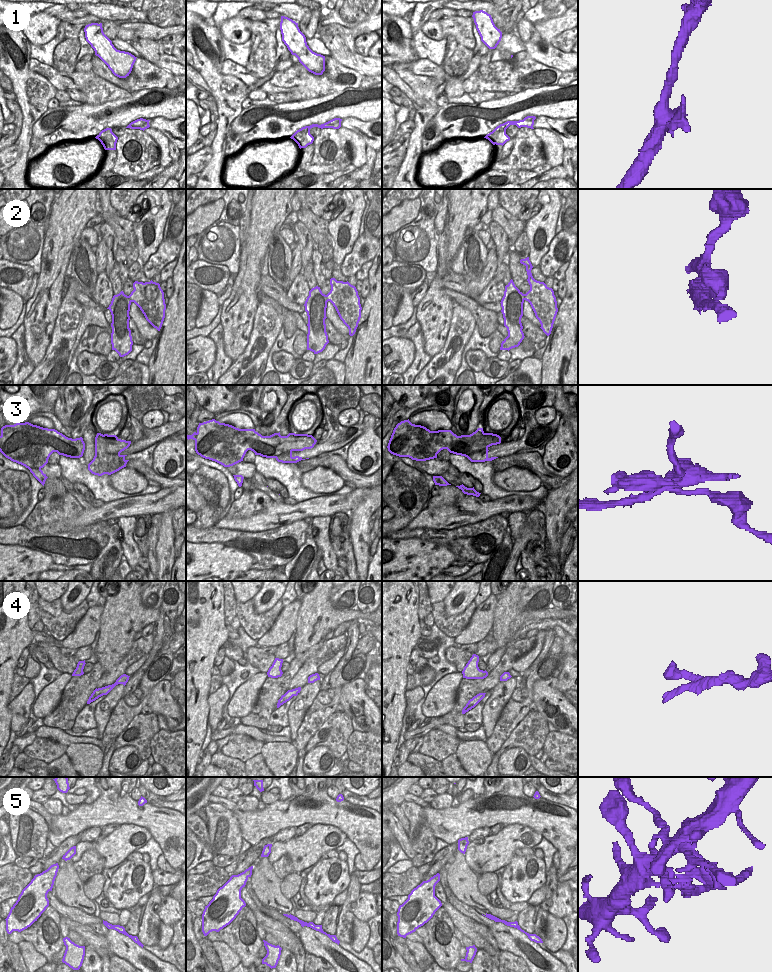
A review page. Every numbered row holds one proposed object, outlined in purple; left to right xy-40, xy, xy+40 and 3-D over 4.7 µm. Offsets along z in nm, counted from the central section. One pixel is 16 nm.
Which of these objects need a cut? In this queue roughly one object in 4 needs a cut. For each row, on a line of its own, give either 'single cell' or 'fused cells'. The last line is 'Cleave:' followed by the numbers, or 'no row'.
1: single cell
2: single cell
3: fused cells
4: single cell
5: fused cells
Cleave: 3, 5

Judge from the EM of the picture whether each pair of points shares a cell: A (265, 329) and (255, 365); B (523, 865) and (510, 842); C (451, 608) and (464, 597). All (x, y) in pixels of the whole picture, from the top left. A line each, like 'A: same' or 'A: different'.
A: same
B: different
C: same

